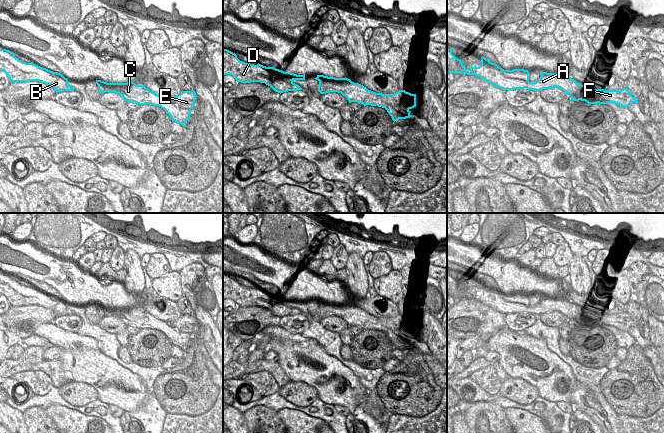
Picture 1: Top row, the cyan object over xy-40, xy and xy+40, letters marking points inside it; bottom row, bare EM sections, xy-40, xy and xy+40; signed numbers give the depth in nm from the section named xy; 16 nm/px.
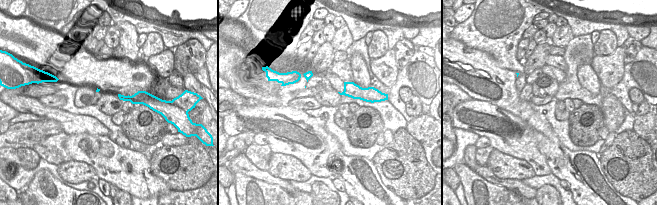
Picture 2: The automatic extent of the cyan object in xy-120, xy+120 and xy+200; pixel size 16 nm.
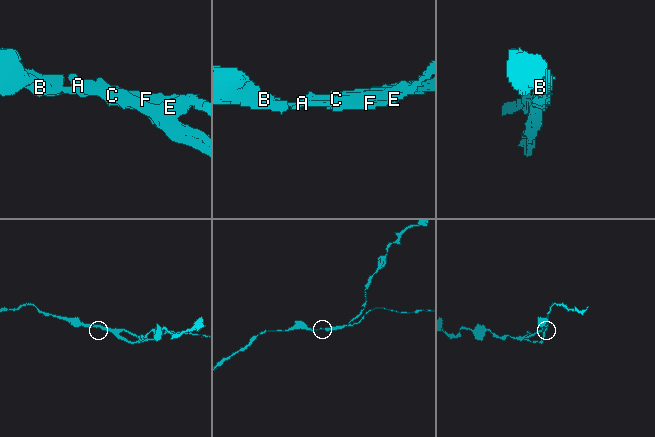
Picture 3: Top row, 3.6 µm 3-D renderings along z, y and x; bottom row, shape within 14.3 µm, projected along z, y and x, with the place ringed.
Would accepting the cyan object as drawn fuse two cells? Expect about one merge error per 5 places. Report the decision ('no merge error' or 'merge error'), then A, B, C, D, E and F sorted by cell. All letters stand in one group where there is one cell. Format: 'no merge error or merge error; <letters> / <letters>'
merge error; A B C D / E F

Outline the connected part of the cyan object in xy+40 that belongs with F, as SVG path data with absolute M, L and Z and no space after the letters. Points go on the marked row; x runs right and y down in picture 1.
M574 79L574 87L572 94L578 96L582 92L588 92L588 101L600 101L604 103L615 103L619 106L628 108L631 103L638 102L638 99L632 96L627 88L621 90L604 90L604 89L593 89L591 87L582 87L581 83L576 82Z

